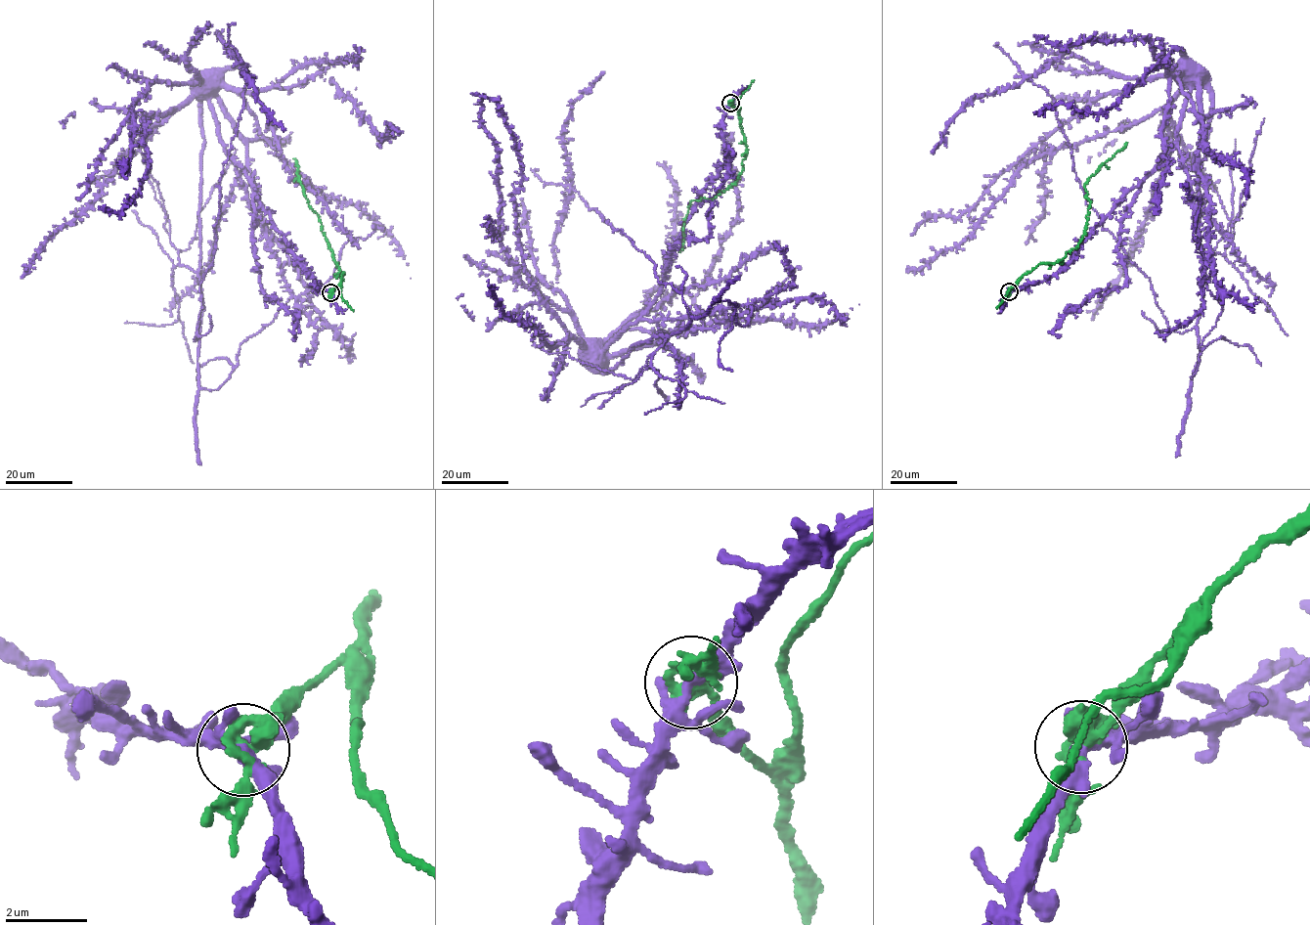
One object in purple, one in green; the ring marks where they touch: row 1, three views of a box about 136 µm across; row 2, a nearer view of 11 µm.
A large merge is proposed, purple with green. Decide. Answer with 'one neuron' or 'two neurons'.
two neurons

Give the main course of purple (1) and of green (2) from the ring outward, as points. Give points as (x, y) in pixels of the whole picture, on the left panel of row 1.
1: (331, 292), (314, 286), (312, 278), (257, 198), (246, 171), (226, 151), (209, 101), (210, 73)
2: (331, 292), (341, 281), (343, 273), (341, 275), (336, 265), (319, 216), (308, 204), (293, 157)

